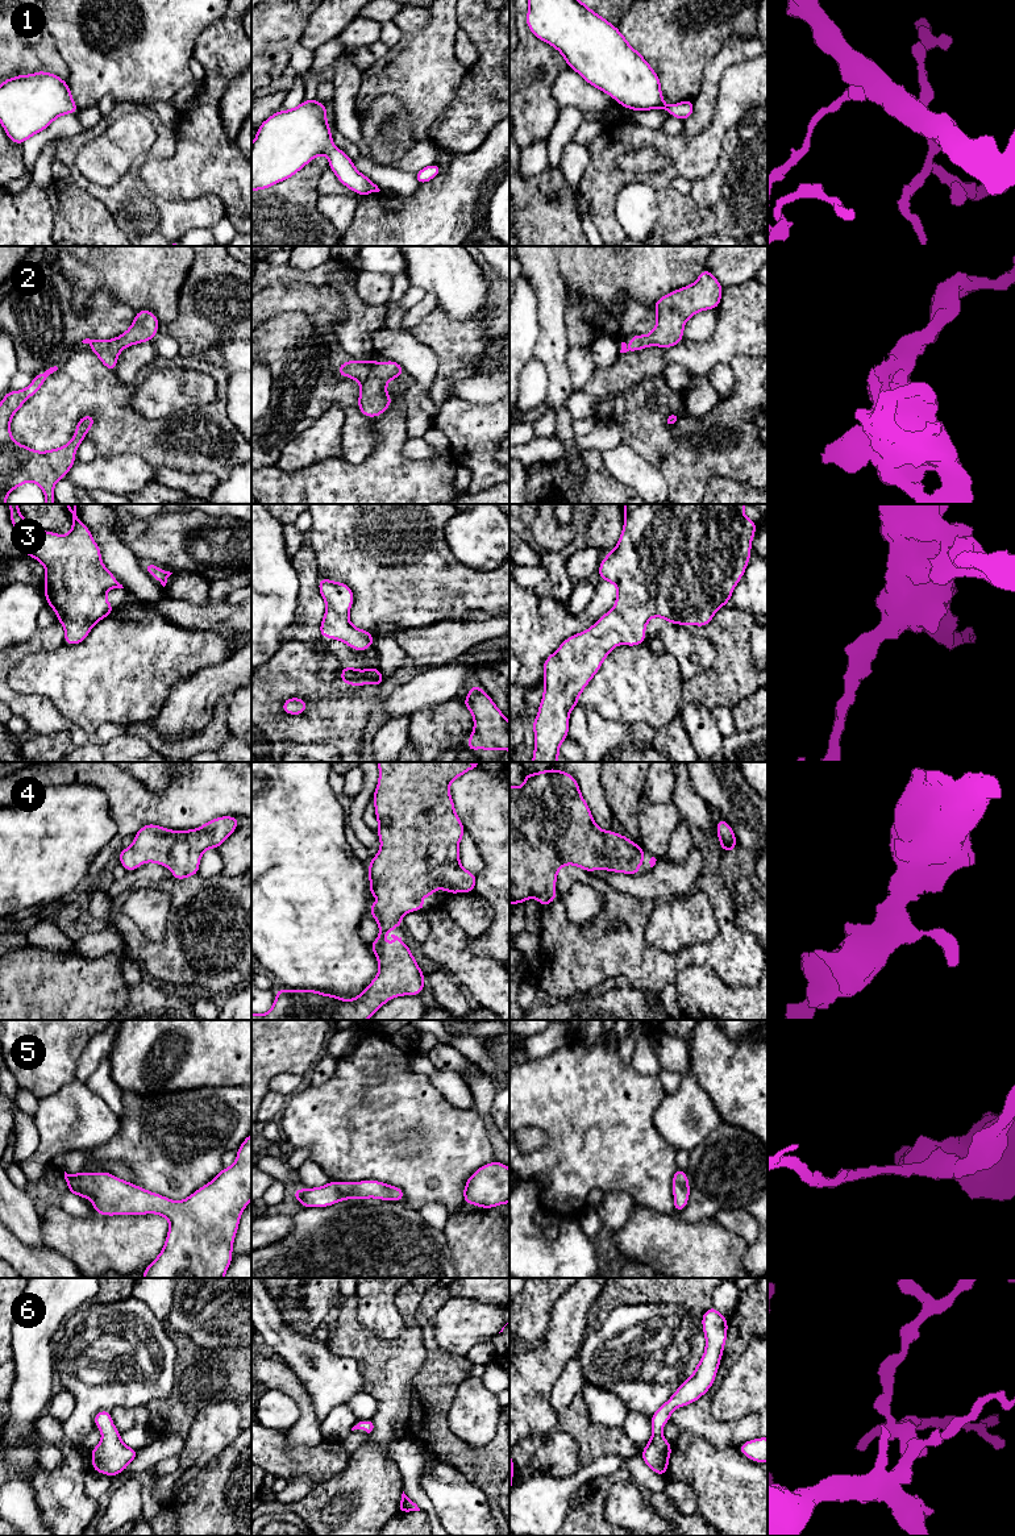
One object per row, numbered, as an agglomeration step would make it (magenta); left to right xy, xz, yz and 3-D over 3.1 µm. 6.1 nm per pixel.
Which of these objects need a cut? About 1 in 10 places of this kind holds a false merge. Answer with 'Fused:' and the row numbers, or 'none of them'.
Fused: none of them

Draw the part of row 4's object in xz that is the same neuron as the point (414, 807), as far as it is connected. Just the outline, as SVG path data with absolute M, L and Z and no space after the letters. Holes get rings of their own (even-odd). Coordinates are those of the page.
M378 762L379 781L373 800L379 823L380 849L369 863L370 898L395 895L396 902L373 902L370 916L379 924L379 933L371 950L379 971L374 981L353 1000L316 990L276 988L271 1010L263 1015L251 1013L251 1020L367 1020L386 1002L403 995L420 995L425 975L408 945L395 934L395 944L383 944L387 931L402 927L402 917L411 911L428 907L417 896L436 896L434 888L449 894L474 892L477 875L459 863L459 841L466 829L455 813L449 784L477 767L473 762Z

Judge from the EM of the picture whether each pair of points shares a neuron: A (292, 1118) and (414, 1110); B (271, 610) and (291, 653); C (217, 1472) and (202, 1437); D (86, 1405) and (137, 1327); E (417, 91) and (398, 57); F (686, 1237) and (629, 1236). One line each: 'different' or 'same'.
A: same
B: different
C: different
D: same
E: same
F: same

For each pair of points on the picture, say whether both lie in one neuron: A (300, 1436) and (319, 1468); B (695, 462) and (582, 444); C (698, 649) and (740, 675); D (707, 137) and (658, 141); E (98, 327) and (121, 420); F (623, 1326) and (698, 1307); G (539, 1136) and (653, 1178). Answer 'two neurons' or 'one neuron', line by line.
A: two neurons
B: two neurons
C: two neurons
D: one neuron
E: two neurons
F: two neurons
G: two neurons

